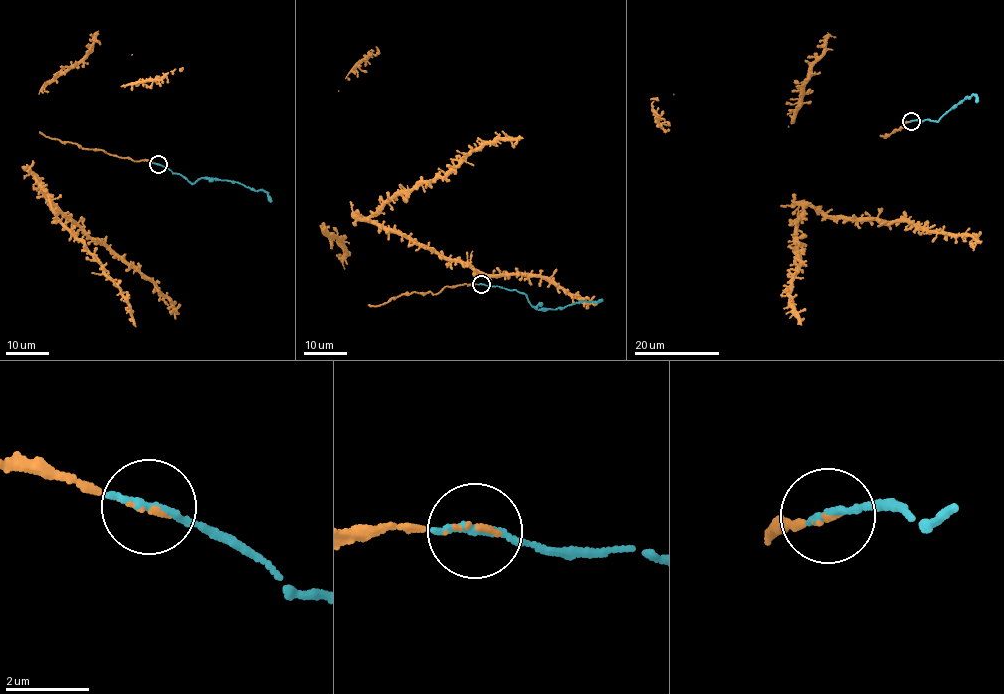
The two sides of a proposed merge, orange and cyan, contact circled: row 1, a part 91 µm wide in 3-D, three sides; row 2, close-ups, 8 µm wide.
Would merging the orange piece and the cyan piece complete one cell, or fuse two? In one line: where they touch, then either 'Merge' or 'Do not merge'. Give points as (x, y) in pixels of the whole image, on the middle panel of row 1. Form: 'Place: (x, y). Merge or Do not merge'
Place: (481, 284). Merge

